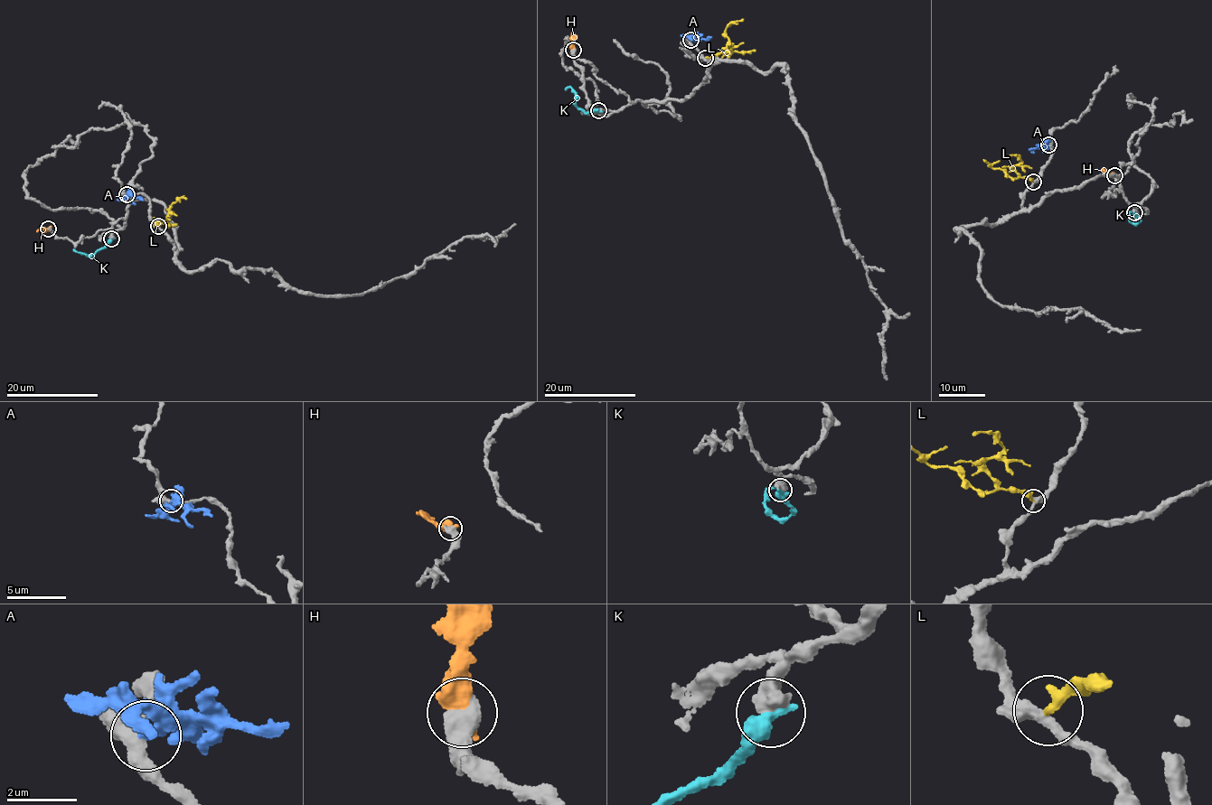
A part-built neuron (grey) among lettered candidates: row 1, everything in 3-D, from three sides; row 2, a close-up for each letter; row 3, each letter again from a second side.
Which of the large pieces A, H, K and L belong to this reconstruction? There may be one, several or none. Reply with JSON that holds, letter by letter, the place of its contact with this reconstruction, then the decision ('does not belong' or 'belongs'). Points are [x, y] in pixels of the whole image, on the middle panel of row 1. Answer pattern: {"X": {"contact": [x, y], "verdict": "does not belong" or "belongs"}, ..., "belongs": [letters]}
{"A": {"contact": [690, 40], "verdict": "does not belong"}, "H": {"contact": [573, 50], "verdict": "does not belong"}, "K": {"contact": [598, 110], "verdict": "does not belong"}, "L": {"contact": [705, 58], "verdict": "does not belong"}, "belongs": []}

